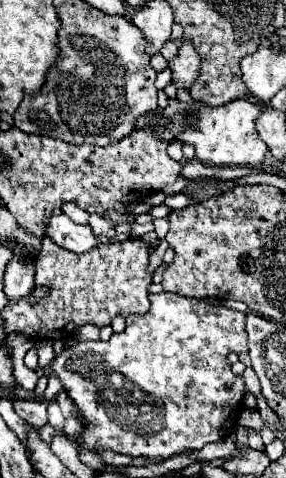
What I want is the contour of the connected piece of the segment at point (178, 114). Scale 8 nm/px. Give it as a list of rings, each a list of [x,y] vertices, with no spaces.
[[[169,99],[167,109],[157,109],[153,115],[165,115],[169,119],[169,131],[165,131],[165,139],[173,141],[179,137],[183,143],[189,143],[197,151],[197,159],[205,165],[251,165],[257,167],[263,163],[267,145],[259,139],[255,129],[255,119],[261,115],[261,107],[247,99],[237,99],[221,107],[209,107],[205,103],[185,103],[177,99]]]

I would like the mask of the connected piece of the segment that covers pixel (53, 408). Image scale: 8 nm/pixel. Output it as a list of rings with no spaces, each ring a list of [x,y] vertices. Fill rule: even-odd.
[[[49,403],[49,411],[47,413],[49,413],[49,425],[53,425],[57,431],[61,431],[63,423],[65,423],[65,417],[63,417],[59,405],[57,403]]]

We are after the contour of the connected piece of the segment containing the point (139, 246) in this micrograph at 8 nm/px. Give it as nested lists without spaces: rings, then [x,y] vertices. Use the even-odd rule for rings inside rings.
[[[129,237],[121,243],[109,243],[109,245],[97,245],[87,253],[69,253],[61,247],[57,247],[53,241],[45,239],[45,247],[41,249],[41,259],[37,259],[37,271],[35,271],[35,283],[37,285],[49,285],[51,293],[41,299],[37,305],[29,303],[29,297],[21,299],[19,303],[7,303],[5,311],[1,311],[1,317],[5,319],[5,331],[17,331],[33,339],[65,339],[75,327],[81,325],[97,325],[105,327],[111,325],[111,319],[121,315],[127,317],[131,313],[143,315],[149,311],[149,291],[151,275],[147,273],[149,253],[147,245],[139,237]]]

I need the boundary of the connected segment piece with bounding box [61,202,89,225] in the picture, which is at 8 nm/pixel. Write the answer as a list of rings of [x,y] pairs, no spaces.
[[[67,202],[62,206],[61,209],[63,213],[72,221],[75,221],[75,223],[85,225],[85,223],[87,223],[87,219],[89,219],[89,213],[87,213],[87,211],[81,211],[81,209],[79,209],[75,203]]]

